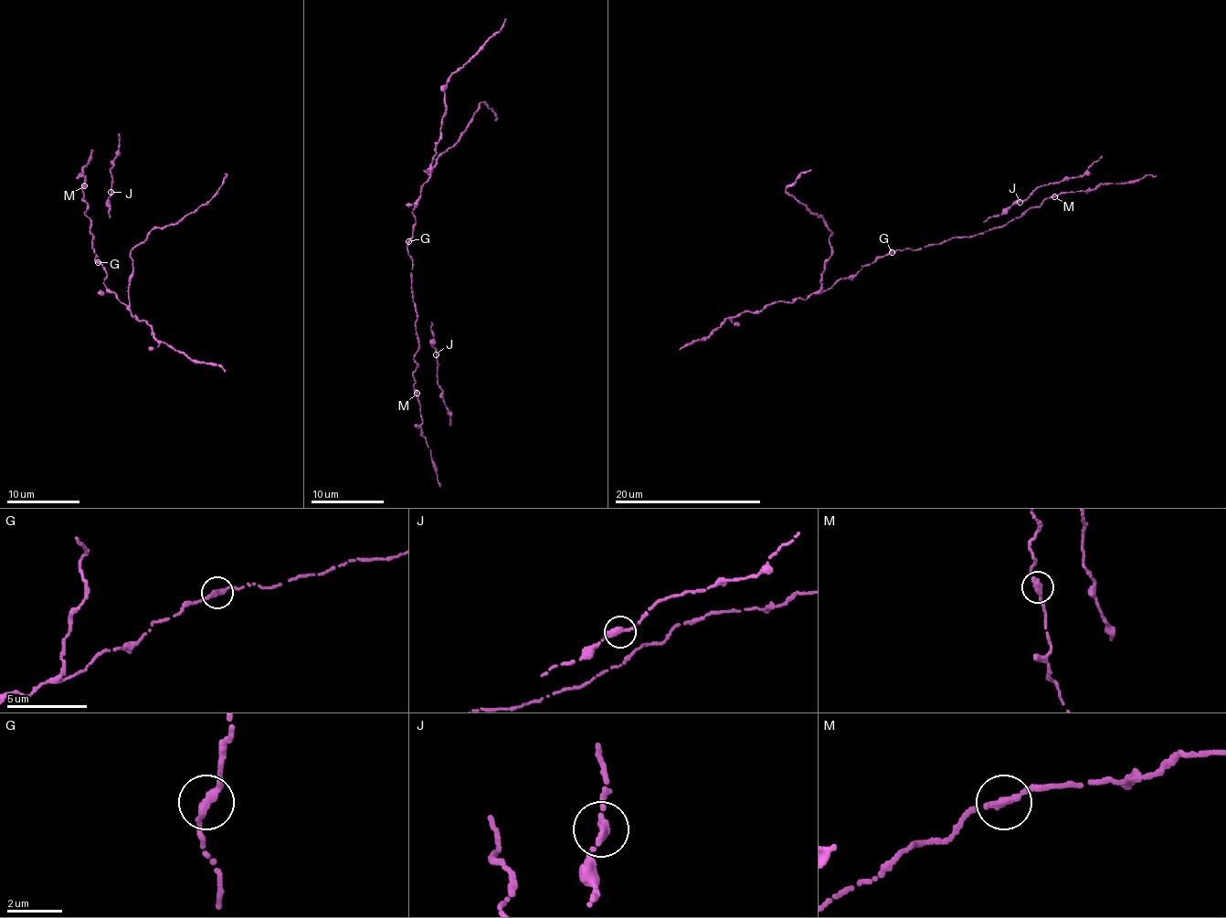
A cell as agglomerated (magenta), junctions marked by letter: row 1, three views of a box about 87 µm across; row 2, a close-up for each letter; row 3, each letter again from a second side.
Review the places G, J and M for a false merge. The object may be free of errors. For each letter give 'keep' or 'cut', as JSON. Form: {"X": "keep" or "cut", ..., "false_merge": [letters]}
{"G": "keep", "J": "keep", "M": "keep", "false_merge": []}

